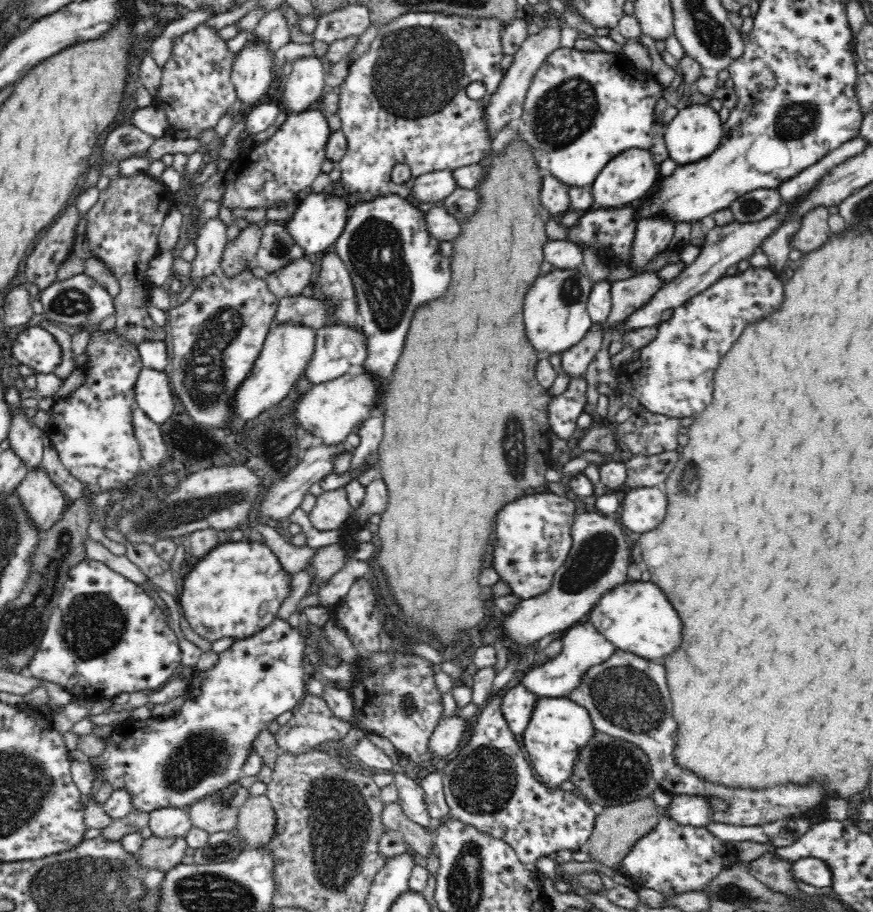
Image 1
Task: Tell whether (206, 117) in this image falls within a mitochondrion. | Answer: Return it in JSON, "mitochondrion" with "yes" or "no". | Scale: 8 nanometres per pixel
{"mitochondrion":"no"}

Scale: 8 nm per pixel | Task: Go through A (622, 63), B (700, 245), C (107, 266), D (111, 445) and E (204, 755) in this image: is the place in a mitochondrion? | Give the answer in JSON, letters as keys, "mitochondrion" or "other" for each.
{"A":"other","B":"other","C":"other","D":"other","E":"mitochondrion"}

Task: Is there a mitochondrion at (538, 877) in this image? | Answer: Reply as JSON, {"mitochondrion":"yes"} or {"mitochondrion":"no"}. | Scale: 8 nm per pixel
{"mitochondrion":"no"}

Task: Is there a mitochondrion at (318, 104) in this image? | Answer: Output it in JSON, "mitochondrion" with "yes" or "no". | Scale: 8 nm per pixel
{"mitochondrion":"no"}

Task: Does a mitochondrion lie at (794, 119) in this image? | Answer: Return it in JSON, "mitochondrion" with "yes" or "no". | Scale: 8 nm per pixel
{"mitochondrion":"yes"}

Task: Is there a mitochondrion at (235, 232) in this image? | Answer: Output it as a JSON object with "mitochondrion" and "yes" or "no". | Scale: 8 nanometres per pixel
{"mitochondrion":"no"}

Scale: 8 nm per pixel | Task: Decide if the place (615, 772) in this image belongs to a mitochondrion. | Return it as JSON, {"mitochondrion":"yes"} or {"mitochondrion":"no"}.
{"mitochondrion":"yes"}

